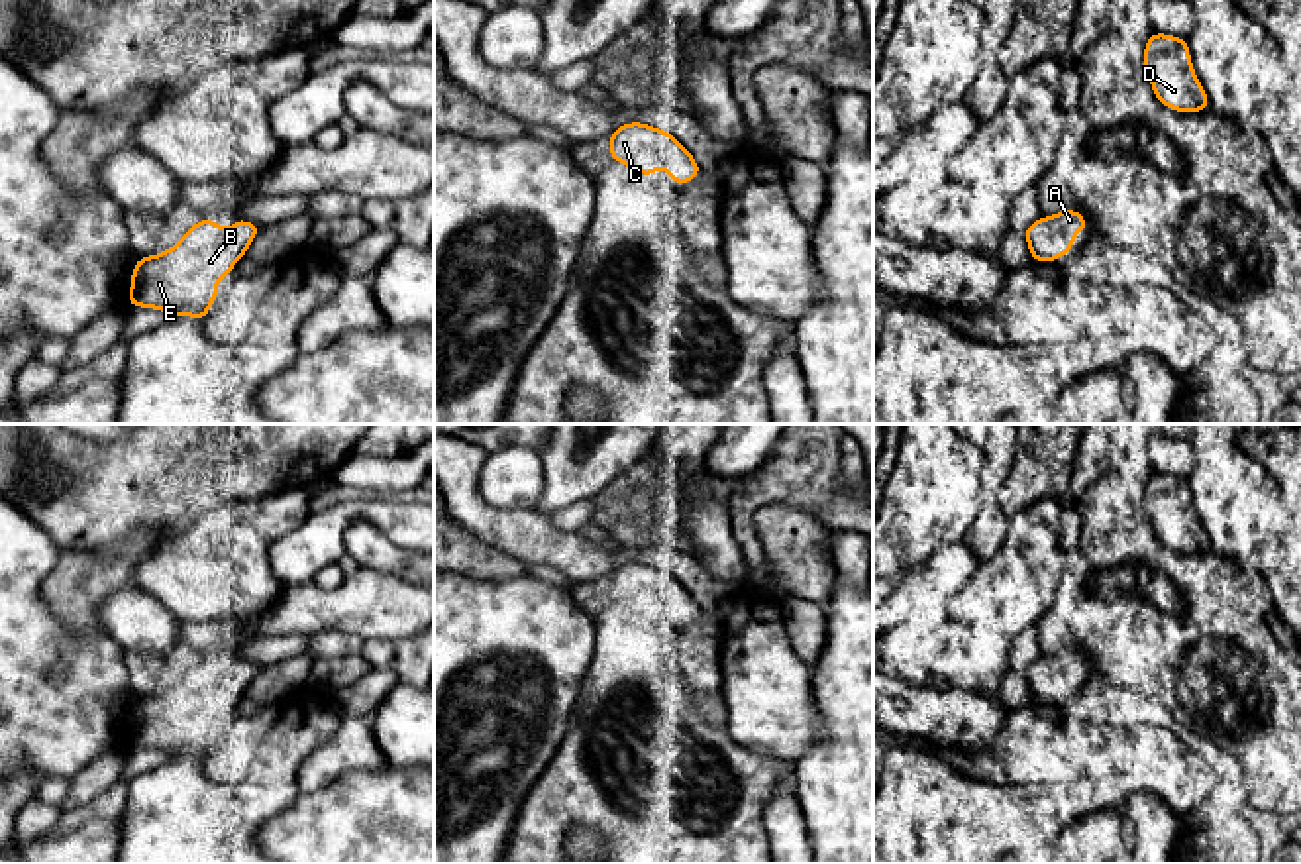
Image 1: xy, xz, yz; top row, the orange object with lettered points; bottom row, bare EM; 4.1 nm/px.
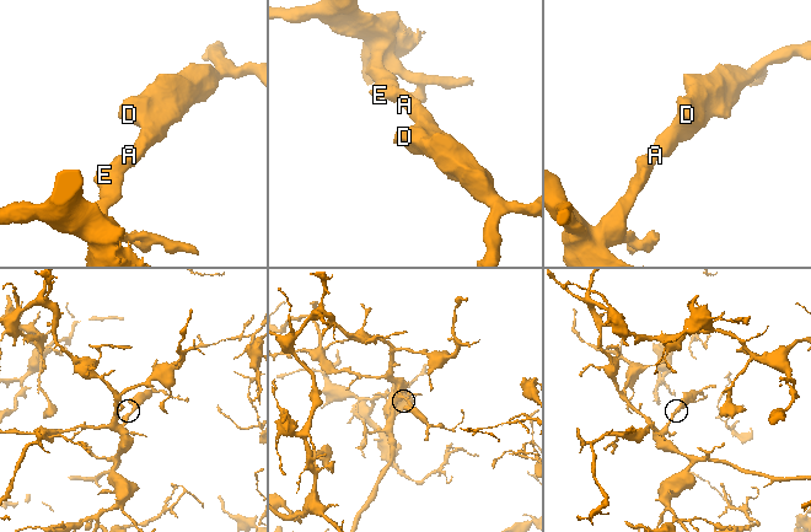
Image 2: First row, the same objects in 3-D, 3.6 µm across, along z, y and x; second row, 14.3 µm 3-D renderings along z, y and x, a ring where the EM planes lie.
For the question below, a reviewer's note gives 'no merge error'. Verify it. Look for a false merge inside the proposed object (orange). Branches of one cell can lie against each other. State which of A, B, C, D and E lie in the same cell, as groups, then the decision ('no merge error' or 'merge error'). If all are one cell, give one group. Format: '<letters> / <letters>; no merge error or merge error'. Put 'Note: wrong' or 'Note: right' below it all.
A B C D E; no merge error
Note: right

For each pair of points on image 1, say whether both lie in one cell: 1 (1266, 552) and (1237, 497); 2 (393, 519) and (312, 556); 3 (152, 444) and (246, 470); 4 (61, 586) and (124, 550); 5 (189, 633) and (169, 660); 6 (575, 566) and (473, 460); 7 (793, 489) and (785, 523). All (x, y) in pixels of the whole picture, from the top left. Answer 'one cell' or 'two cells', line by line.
1: two cells
2: one cell
3: one cell
4: one cell
5: two cells
6: one cell
7: two cells

